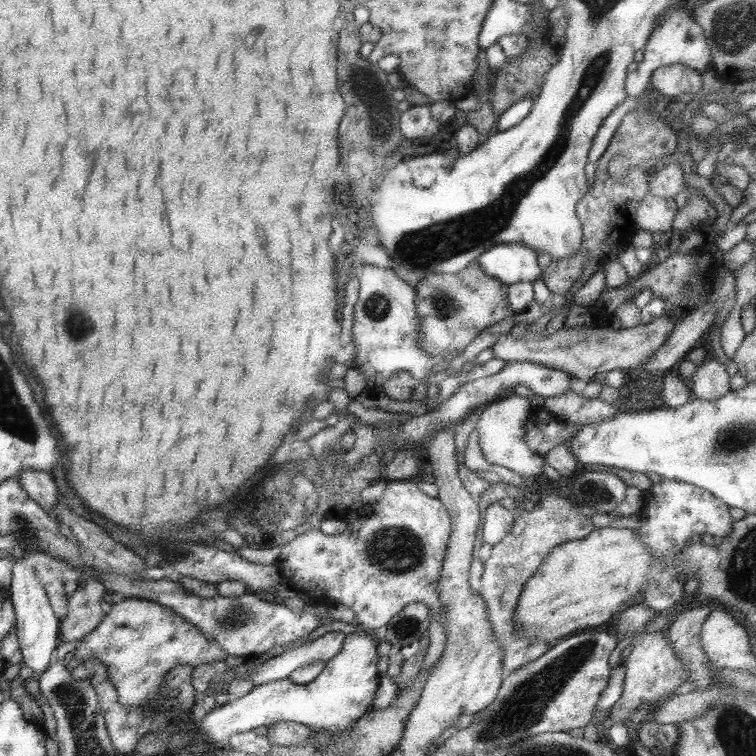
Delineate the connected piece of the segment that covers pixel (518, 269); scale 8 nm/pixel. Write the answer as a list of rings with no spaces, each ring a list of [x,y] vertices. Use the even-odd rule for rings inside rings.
[[[497,244],[482,252],[475,262],[491,278],[510,285],[515,282],[533,282],[542,270],[536,261],[536,252],[528,245]]]

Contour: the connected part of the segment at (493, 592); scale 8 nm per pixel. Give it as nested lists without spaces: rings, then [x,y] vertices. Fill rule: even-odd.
[[[543,494],[533,510],[527,512],[524,508],[520,509],[503,539],[493,544],[491,555],[482,563],[483,572],[481,572],[478,595],[485,602],[486,620],[503,650],[502,671],[505,677],[521,664],[535,660],[552,647],[550,643],[530,643],[525,637],[518,635],[511,626],[513,609],[517,605],[523,585],[529,581],[529,577],[537,571],[545,555],[549,555],[555,546],[571,540],[580,540],[593,529],[591,519],[579,512],[574,504],[557,494]]]

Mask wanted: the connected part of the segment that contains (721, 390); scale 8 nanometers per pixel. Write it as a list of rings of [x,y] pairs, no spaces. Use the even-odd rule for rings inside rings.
[[[711,354],[696,367],[697,370],[693,372],[693,377],[688,383],[696,399],[717,400],[730,391],[730,377],[725,372],[725,365],[720,364]]]

